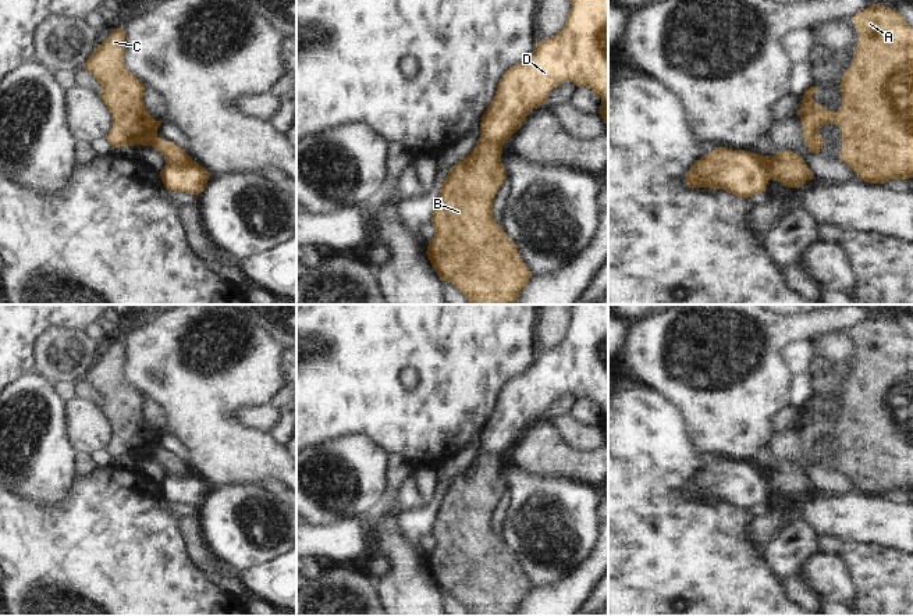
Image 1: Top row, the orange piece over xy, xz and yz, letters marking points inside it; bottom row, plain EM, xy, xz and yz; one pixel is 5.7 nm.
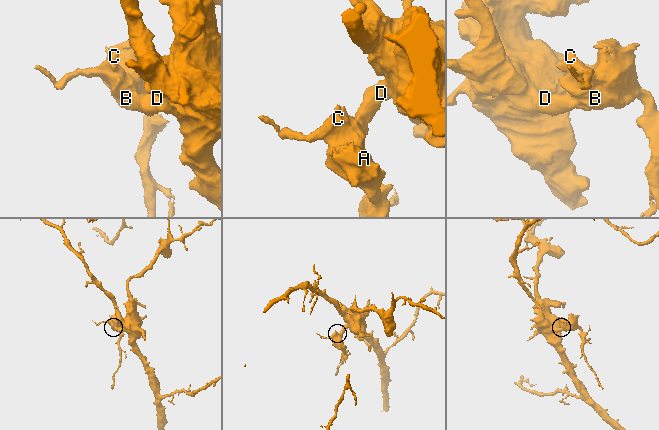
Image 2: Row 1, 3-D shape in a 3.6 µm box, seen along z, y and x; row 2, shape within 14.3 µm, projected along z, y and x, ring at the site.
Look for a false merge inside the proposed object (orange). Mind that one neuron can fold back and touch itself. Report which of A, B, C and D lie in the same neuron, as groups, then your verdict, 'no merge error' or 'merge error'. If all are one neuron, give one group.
A B C / D | merge error

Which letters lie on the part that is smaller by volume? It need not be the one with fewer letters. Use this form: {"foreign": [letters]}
{"foreign": ["A", "B", "C"]}

